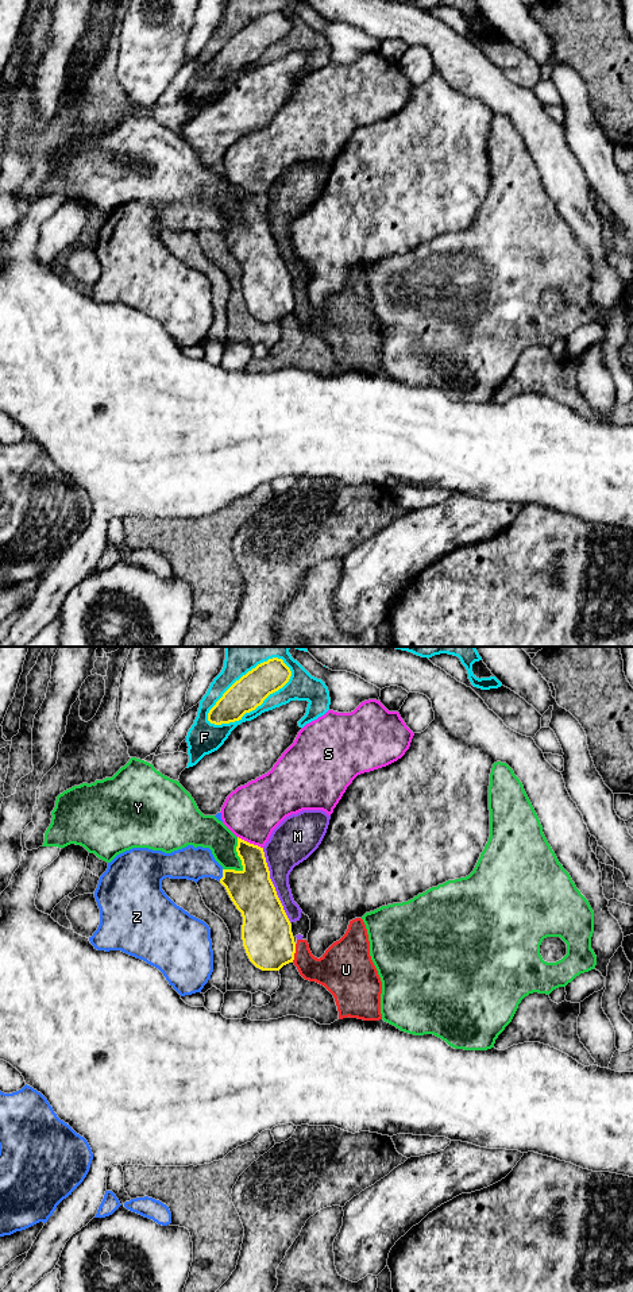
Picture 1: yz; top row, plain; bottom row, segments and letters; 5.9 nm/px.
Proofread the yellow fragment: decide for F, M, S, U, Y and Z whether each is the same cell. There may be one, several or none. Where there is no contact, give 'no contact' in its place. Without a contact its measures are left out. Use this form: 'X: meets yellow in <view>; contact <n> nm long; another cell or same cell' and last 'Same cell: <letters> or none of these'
F: meets yellow in yz; contact 600 nm long; another cell
M: meets yellow in yz; contact 480 nm long; another cell
S: meets yellow in yz; contact 170 nm long; another cell
U: meets yellow in yz; contact 110 nm long; another cell
Y: meets yellow in yz; contact 220 nm long; another cell
Z: meets yellow in yz; contact 80 nm long; another cell
Same cell: none of these

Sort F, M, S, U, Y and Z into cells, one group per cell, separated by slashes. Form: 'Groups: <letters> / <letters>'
Groups: F / M U / S / Y / Z

